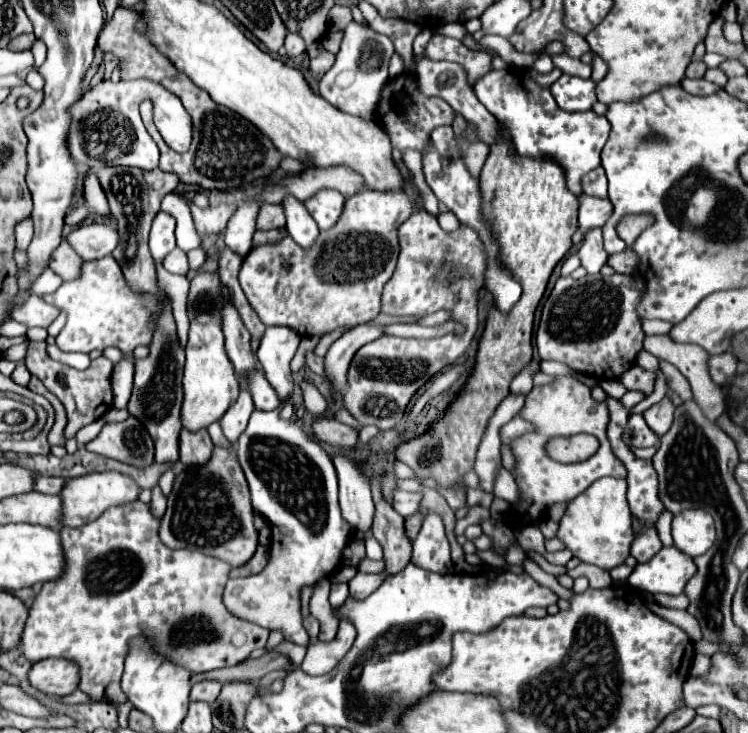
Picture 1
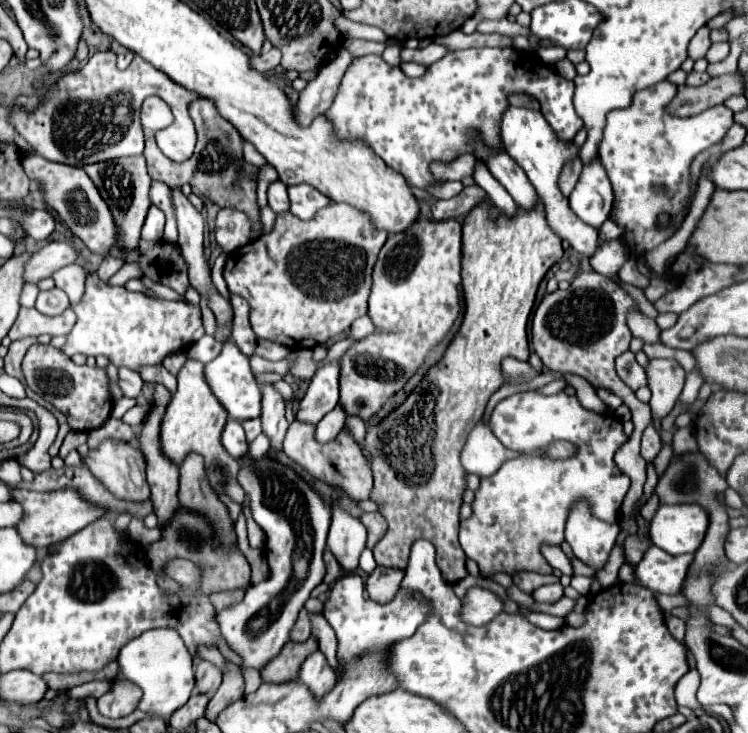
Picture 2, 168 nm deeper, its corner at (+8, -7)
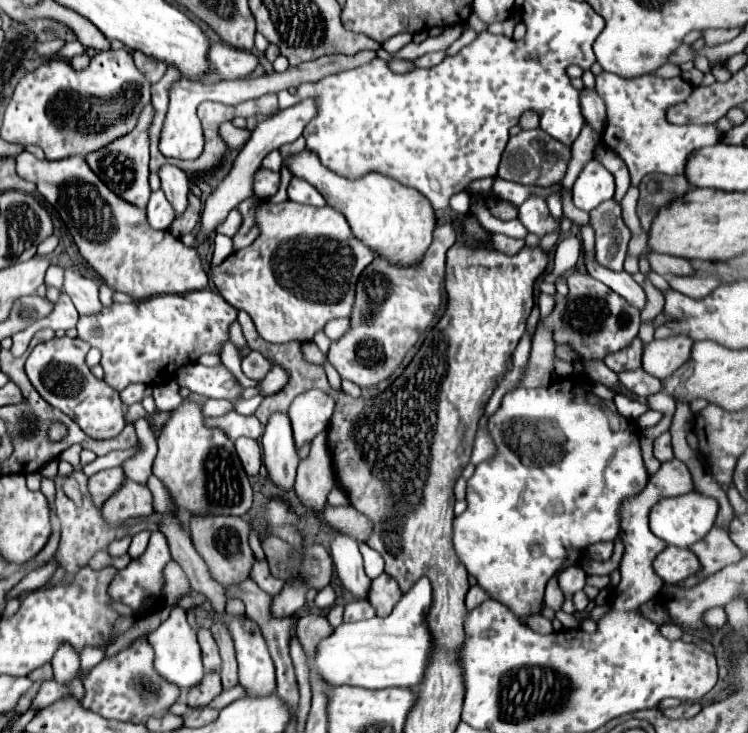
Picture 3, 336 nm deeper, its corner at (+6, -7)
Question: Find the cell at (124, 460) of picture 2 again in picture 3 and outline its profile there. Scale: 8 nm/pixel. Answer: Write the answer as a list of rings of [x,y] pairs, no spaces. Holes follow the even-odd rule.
[[[126,478],[122,486],[102,504],[102,516],[110,520],[110,524],[122,524],[128,518],[150,516],[152,512],[152,492],[146,484],[130,478]]]

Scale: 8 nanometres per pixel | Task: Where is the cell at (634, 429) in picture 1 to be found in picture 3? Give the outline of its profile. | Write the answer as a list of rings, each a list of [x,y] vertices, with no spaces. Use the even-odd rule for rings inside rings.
[[[668,432],[660,434],[660,436],[654,440],[654,456],[656,456],[660,462],[666,462],[666,460],[674,458],[672,446],[670,446],[670,434],[668,434]]]

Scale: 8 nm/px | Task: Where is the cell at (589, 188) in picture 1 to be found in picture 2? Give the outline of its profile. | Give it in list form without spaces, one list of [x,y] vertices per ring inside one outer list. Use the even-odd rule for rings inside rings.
[[[576,158],[576,160],[572,160],[572,164],[564,166],[564,172],[560,174],[560,190],[564,192],[564,196],[568,196],[574,190],[576,180],[580,178],[580,170],[582,170],[580,158]]]

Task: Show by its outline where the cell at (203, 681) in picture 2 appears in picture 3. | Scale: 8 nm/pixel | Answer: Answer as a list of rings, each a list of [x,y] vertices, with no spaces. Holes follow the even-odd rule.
[[[202,628],[202,630],[198,632],[198,642],[200,642],[200,648],[202,648],[202,662],[204,662],[204,670],[206,670],[206,672],[220,672],[222,660],[220,660],[218,646],[214,644],[214,638],[212,638],[210,630]]]

